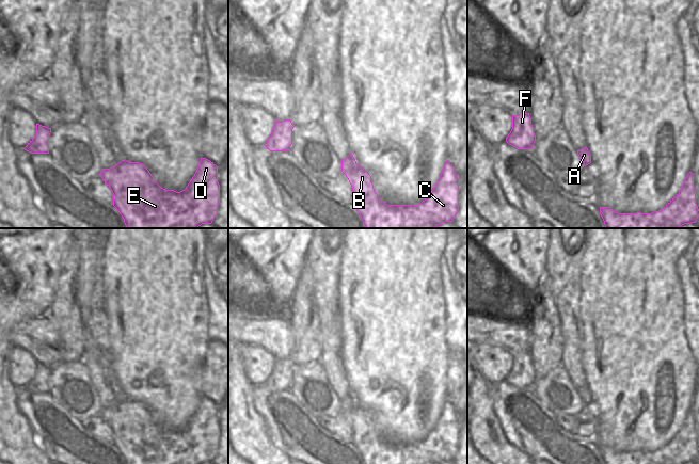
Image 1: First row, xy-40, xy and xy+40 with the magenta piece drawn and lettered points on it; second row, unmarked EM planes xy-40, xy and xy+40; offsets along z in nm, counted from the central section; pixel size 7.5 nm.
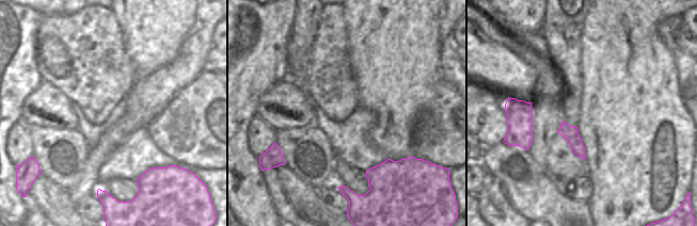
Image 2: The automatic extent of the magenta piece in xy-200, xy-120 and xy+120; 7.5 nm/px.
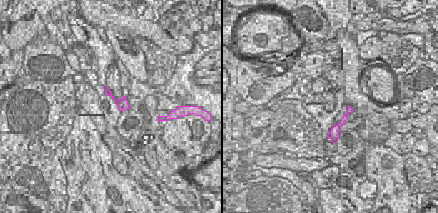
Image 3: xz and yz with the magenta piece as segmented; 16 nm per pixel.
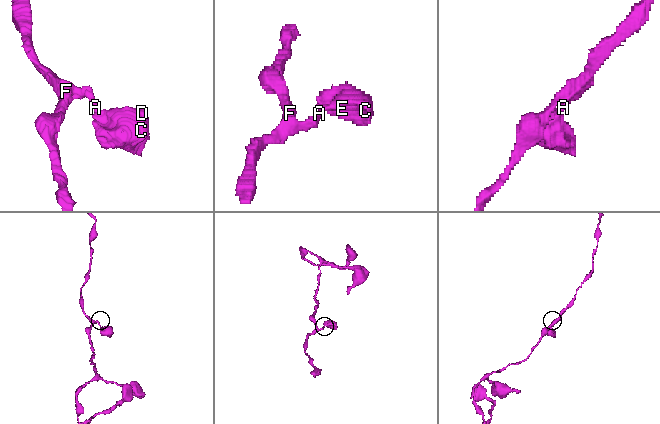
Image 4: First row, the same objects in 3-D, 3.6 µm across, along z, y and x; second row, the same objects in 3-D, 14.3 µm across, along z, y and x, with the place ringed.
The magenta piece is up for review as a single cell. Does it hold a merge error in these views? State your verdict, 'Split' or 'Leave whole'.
Leave whole.

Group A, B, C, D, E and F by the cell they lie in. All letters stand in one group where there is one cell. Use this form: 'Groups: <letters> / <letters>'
Groups: A B C D E F.

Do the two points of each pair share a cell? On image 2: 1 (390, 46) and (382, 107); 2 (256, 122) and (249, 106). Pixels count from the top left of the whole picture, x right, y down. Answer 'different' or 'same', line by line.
1: same
2: different

